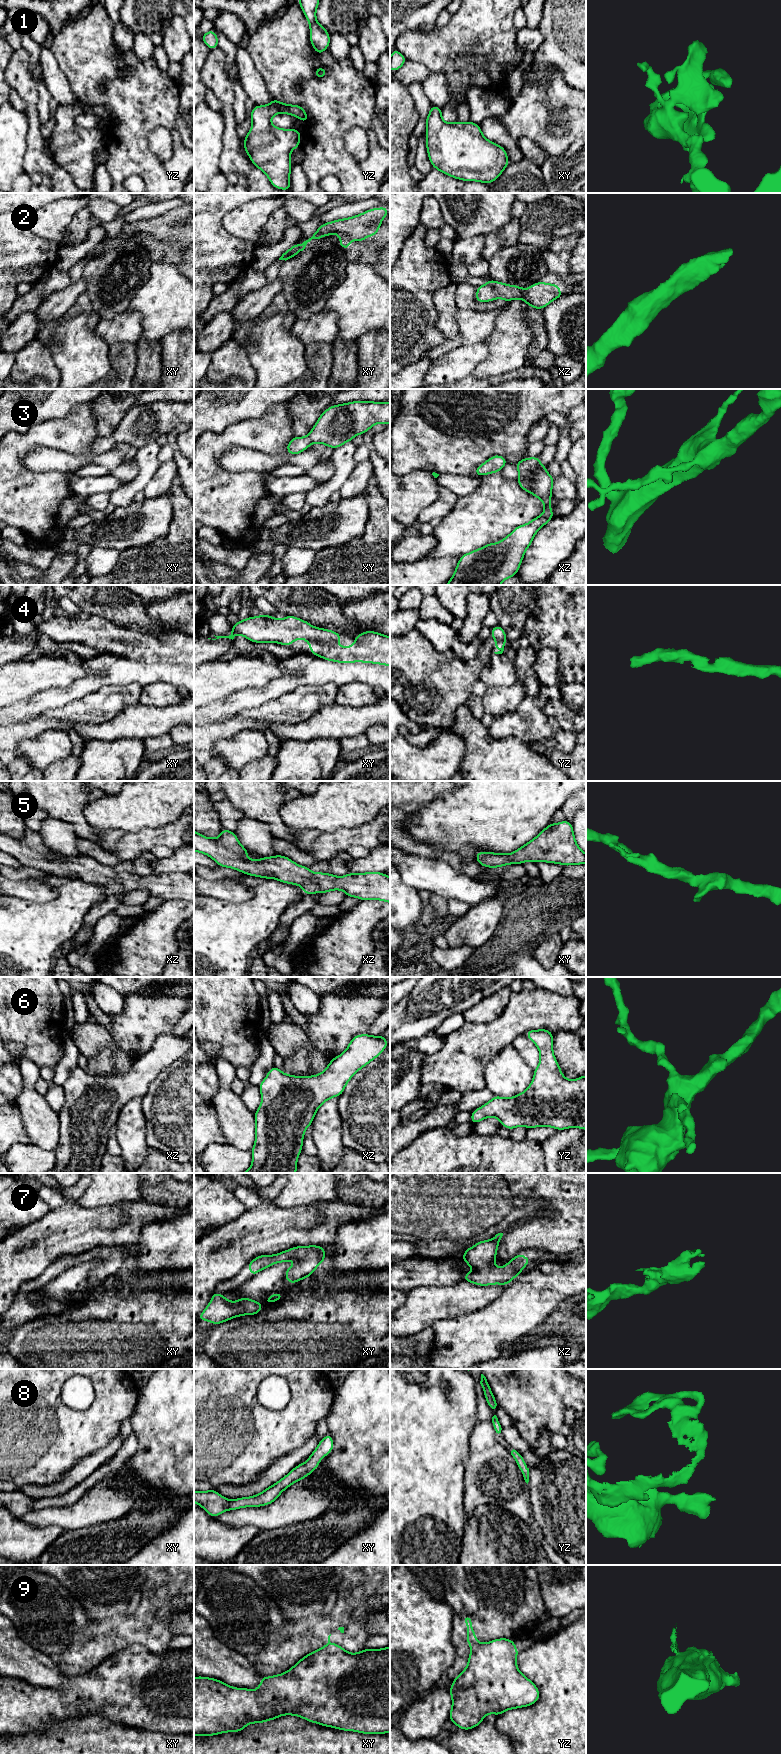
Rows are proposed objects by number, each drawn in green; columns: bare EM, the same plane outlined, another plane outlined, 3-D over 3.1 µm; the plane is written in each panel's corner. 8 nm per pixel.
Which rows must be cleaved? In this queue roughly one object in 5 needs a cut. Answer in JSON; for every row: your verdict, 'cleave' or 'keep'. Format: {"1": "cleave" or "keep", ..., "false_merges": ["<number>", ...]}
{"1": "keep", "2": "keep", "3": "keep", "4": "keep", "5": "keep", "6": "keep", "7": "keep", "8": "keep", "9": "cleave", "false_merges": ["9"]}

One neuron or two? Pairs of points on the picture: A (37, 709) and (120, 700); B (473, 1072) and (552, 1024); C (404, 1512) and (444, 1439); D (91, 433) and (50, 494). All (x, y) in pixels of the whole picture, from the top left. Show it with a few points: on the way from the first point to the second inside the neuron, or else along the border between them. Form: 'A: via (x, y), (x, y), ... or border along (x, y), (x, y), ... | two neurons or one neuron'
A: border along (84, 696), (61, 707), (47, 709), (41, 714) | two neurons
B: via (481, 1049), (495, 1035), (514, 1021), (529, 1021) | one neuron
C: via (404, 1494), (404, 1479), (426, 1457) | one neuron
D: via (61, 434), (36, 436), (16, 456), (20, 470) | one neuron

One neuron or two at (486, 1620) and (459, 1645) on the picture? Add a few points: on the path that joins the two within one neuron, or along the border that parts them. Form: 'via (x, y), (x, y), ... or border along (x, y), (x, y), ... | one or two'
via (479, 1627), (466, 1638) | one

